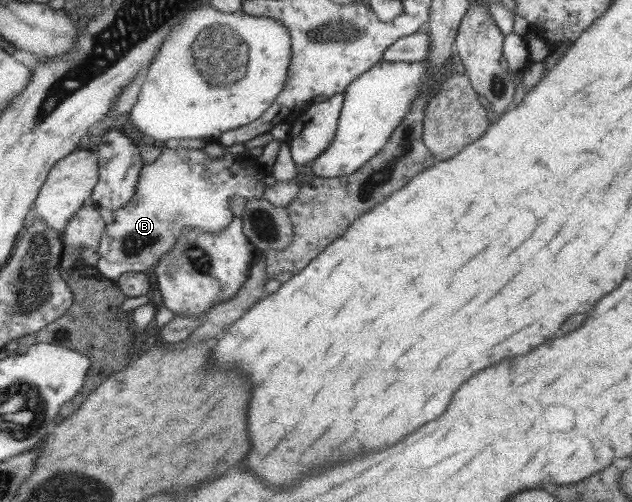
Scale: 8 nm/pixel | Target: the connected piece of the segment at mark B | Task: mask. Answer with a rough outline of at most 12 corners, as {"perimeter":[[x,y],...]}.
{"perimeter":[[164,148],[114,211],[96,270],[117,281],[182,227],[219,233],[259,199],[255,160]]}

